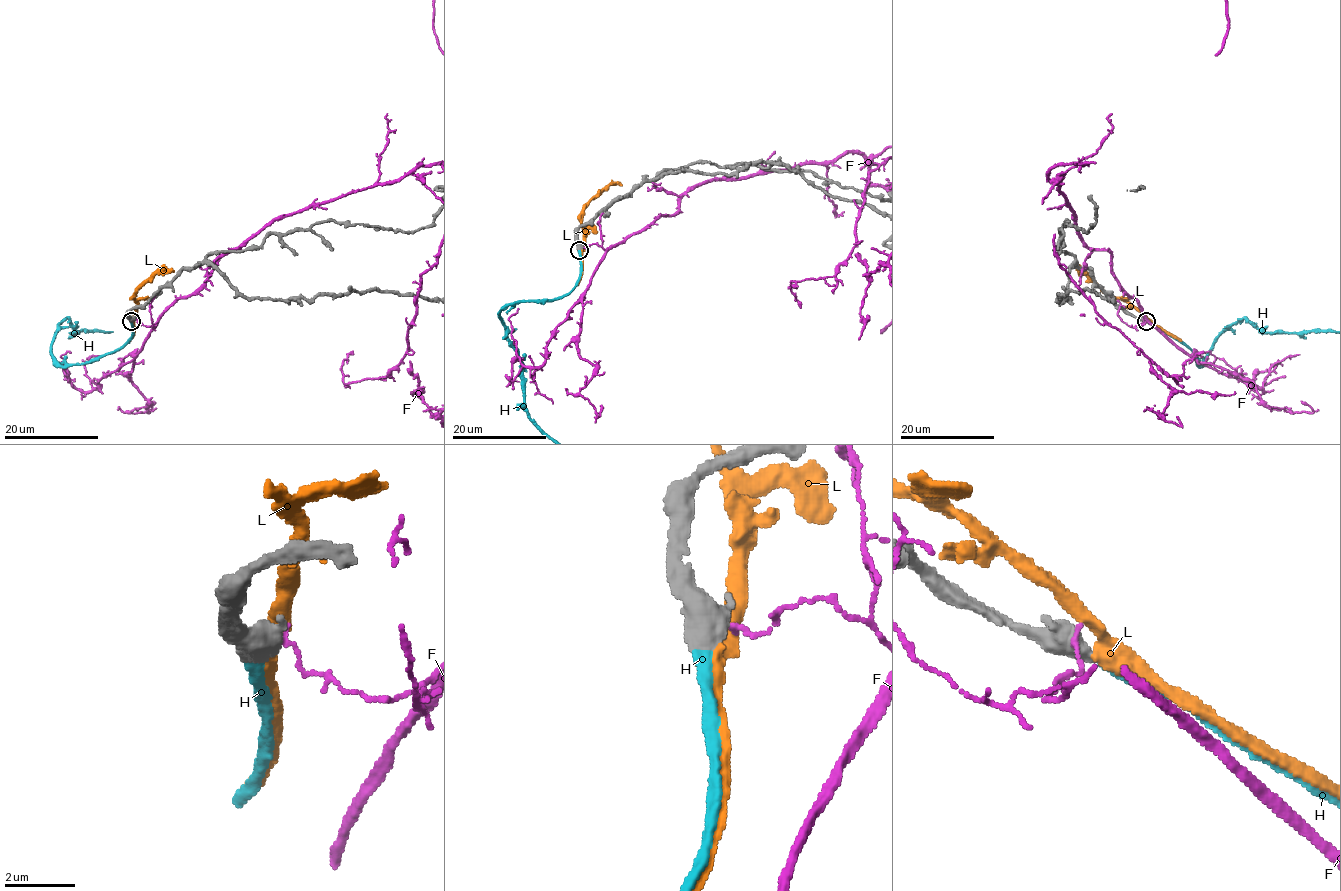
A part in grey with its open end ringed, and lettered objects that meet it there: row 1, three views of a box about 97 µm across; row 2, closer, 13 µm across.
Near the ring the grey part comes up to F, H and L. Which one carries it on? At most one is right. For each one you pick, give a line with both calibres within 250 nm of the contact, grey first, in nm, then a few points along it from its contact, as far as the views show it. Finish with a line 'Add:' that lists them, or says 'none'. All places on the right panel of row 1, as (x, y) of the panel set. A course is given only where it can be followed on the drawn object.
H: 600 nm thick on the grey side, 360 nm on the other
Add: H

